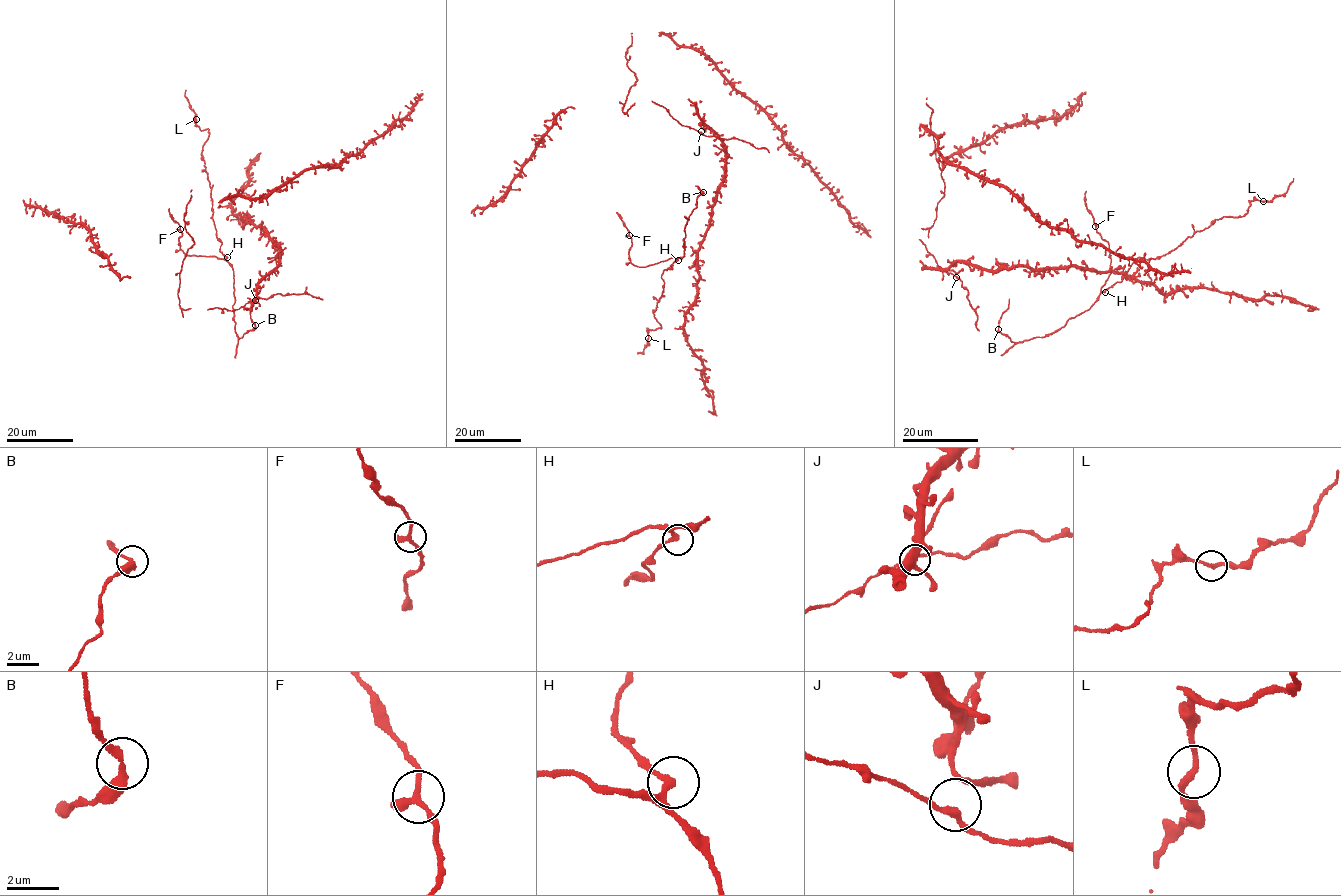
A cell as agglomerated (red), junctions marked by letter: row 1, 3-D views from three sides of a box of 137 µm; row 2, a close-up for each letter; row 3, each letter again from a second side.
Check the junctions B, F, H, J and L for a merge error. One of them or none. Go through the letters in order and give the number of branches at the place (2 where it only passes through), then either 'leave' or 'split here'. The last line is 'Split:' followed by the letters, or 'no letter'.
B: 2 branches meet; leave
F: 2 branches meet; leave
H: 2 branches meet; leave
J: 2 branches meet; leave
L: 2 branches meet; split here
Split: L

